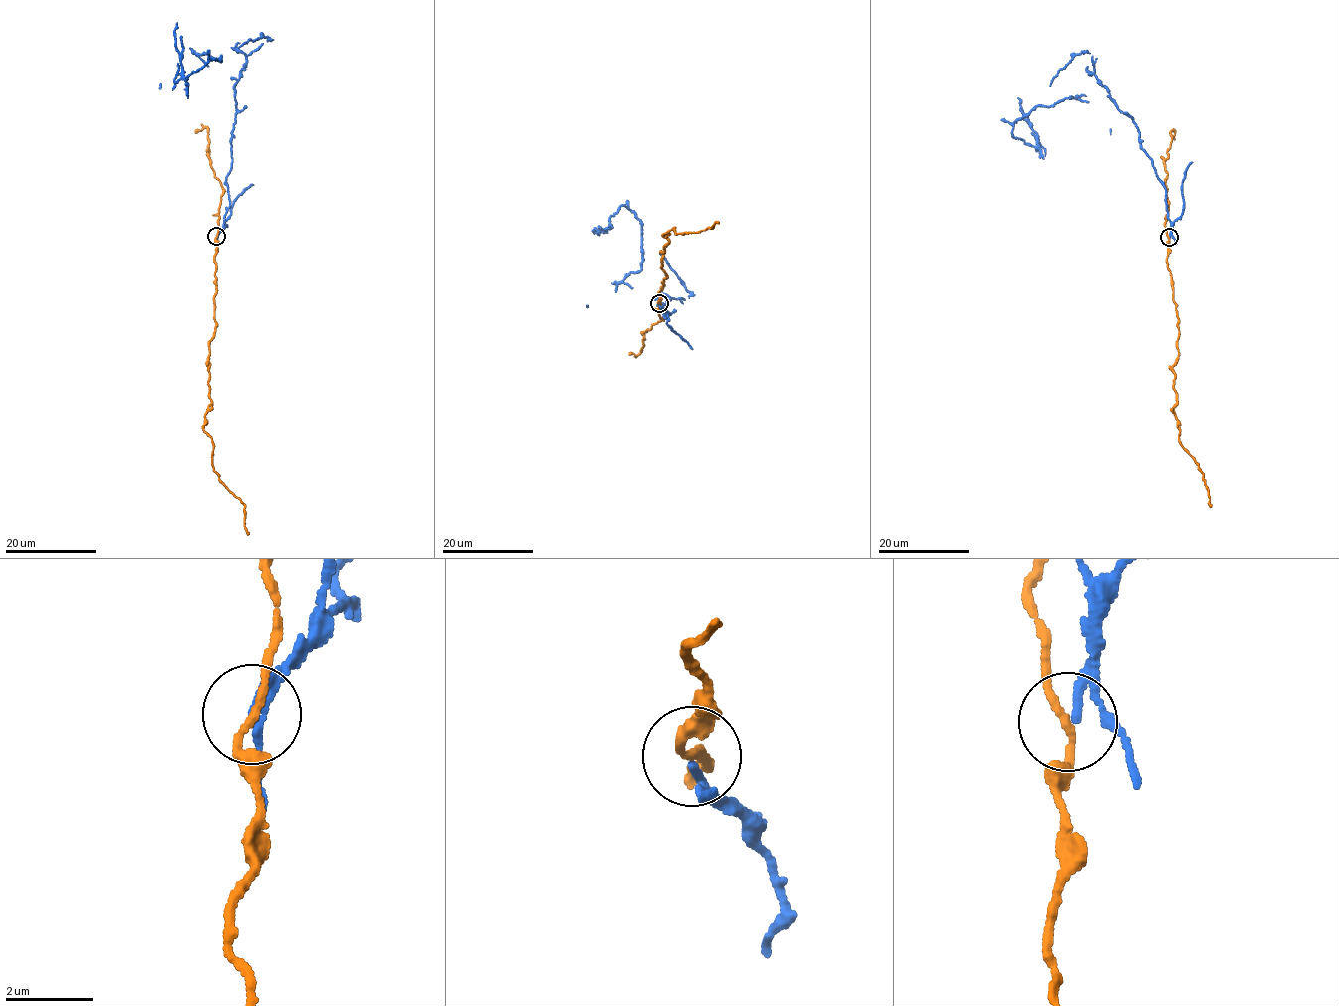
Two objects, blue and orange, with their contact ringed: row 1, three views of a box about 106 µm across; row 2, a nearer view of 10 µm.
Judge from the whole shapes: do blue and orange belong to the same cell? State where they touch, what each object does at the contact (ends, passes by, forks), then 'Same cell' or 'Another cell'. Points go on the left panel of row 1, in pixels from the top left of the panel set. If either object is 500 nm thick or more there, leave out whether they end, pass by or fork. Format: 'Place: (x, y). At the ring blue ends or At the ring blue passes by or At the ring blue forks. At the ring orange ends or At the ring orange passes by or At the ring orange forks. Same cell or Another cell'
Place: (216, 236). At the ring blue passes by. At the ring orange passes by. Another cell

